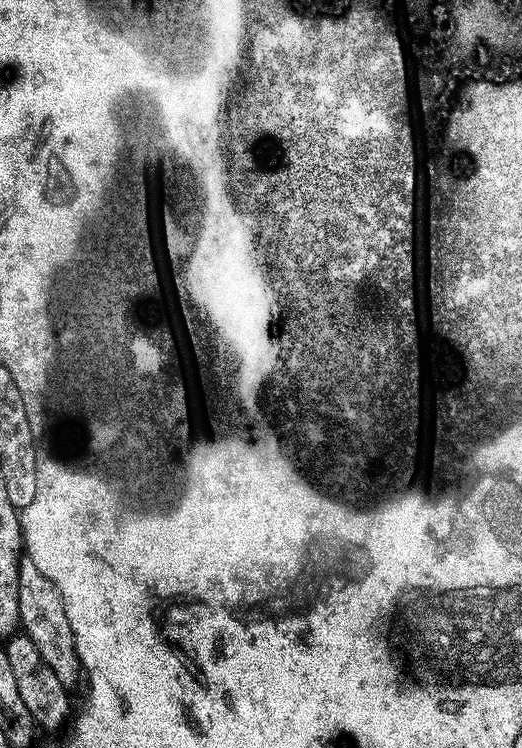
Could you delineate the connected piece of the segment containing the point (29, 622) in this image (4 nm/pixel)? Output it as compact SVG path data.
M27 558L21 559L18 570L18 610L23 635L28 636L34 642L34 646L38 646L38 654L42 654L46 666L50 666L50 670L54 670L54 674L58 674L58 682L62 682L69 690L75 689L75 684L81 683L82 669L78 658L79 651L74 642L74 630L70 630L70 618L66 618L64 599L62 594L58 594L54 582L50 582L50 578L46 578L46 574L42 574L42 570L38 570L38 566L34 566L34 562Z

